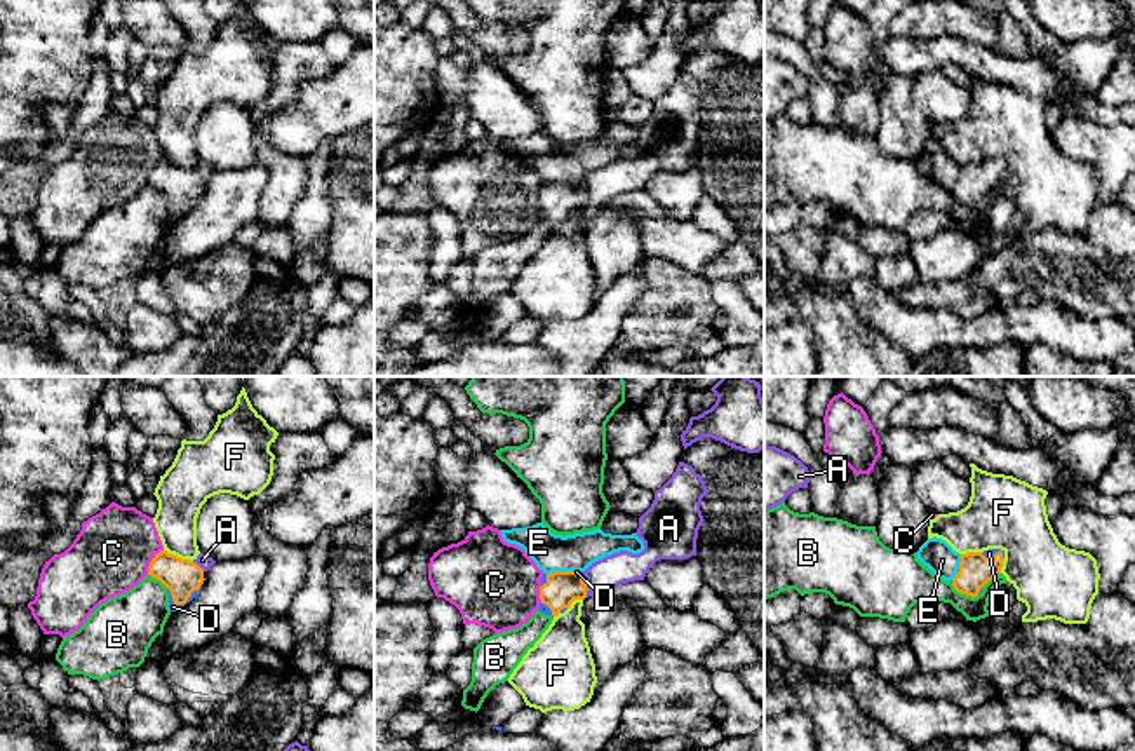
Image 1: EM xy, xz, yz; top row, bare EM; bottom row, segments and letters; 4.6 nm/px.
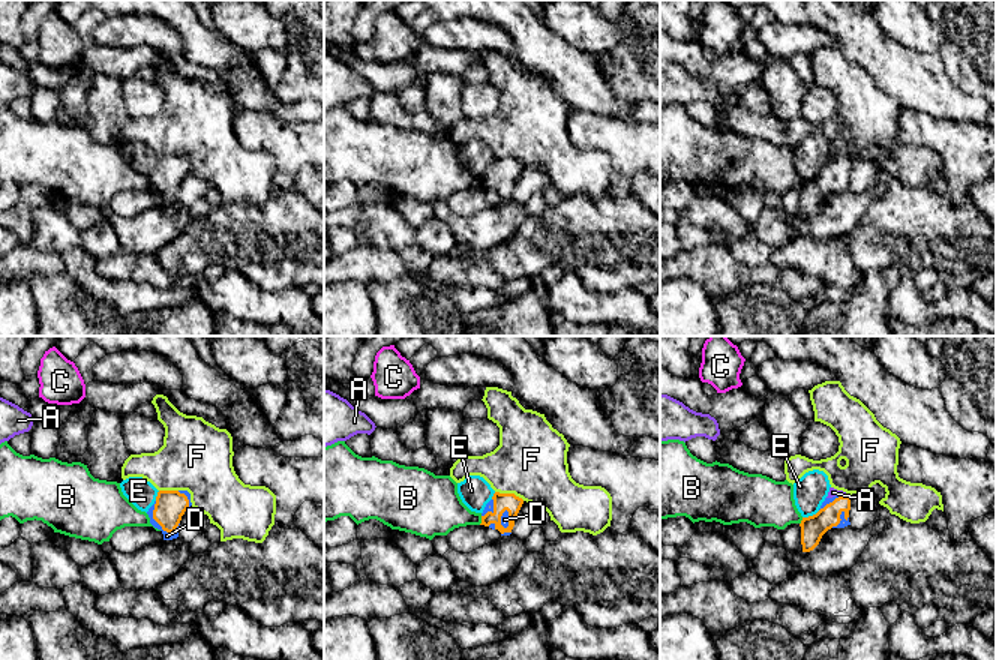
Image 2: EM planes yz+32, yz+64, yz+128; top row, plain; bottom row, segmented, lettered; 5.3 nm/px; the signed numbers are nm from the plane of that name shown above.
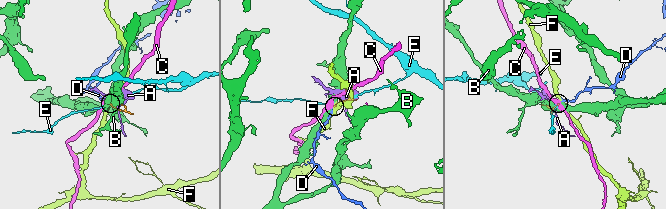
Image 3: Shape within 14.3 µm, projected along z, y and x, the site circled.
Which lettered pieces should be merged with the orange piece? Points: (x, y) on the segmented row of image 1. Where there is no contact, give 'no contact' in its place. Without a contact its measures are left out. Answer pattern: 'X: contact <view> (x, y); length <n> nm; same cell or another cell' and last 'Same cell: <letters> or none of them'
A: contact xz (585, 588); length 40 nm; another cell
B: contact yz (965, 593); length 140 nm; another cell
C: contact xy (152, 561); length 140 nm; another cell
D: contact xy (188, 596); length 160 nm; same cell
E: contact xz (561, 572); length 140 nm; another cell
F: contact xy (176, 556); length 150 nm; another cell
Same cell: D

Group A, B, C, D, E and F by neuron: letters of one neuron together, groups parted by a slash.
A / B / C / D / E / F

